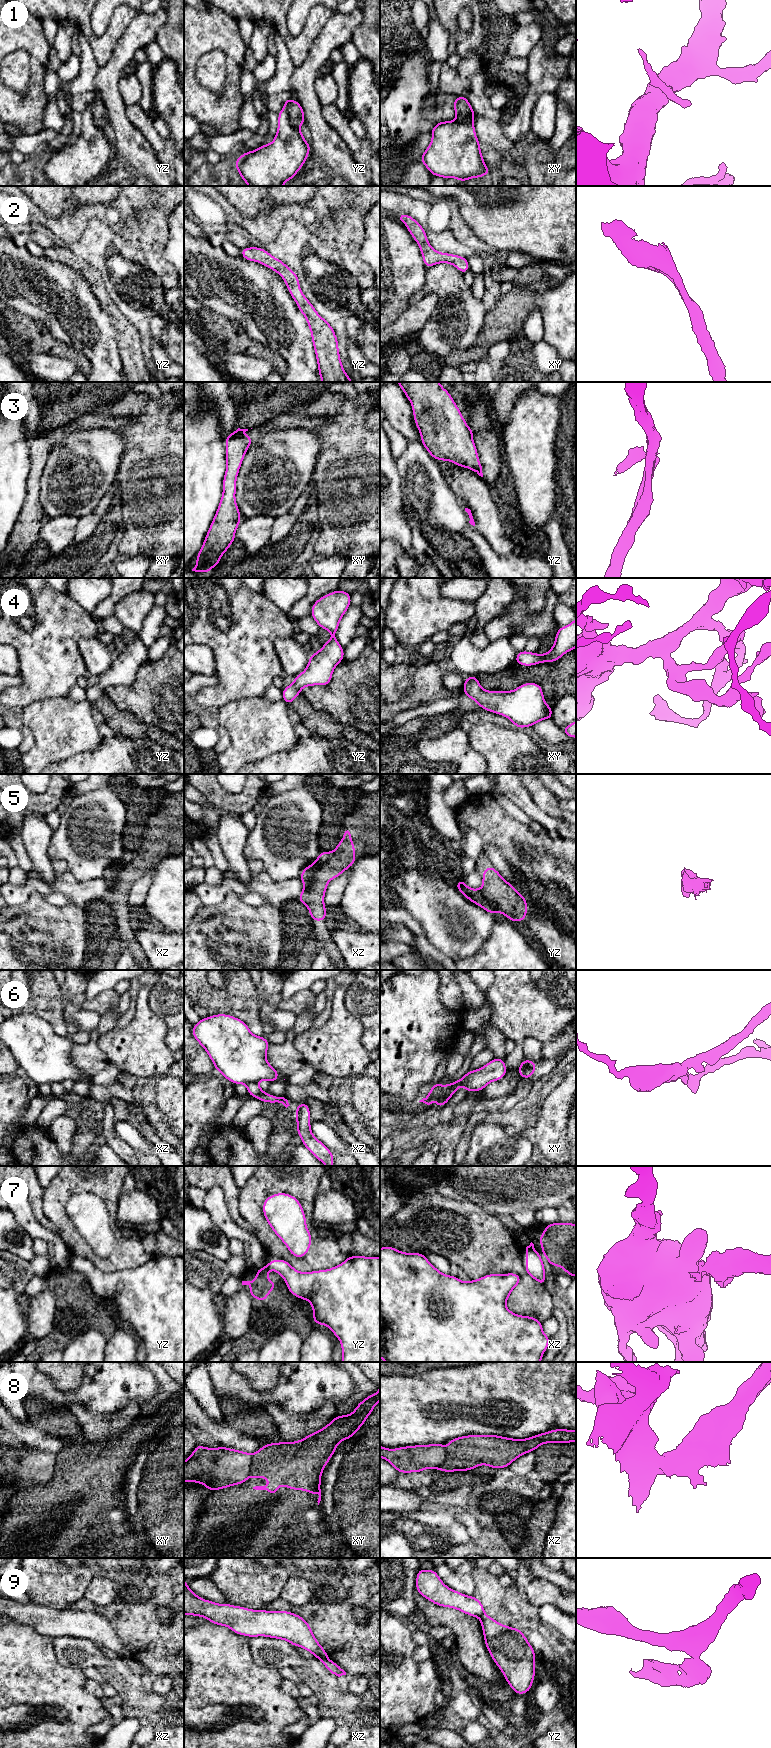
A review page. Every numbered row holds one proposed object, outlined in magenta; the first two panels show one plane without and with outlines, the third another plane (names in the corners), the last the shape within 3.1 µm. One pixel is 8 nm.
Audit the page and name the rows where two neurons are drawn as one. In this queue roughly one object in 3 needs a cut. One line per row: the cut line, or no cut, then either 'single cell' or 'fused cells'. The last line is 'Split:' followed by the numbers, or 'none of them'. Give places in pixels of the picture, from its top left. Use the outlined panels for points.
1: cut in yz along (283, 107), (288, 119), (298, 129); fused cells
2: no cut; single cell
3: cut in xy along (237, 429), (242, 432); fused cells
4: no cut; single cell
5: no cut; single cell
6: cut in xy along (452, 1094), (448, 1093), (438, 1101); fused cells
7: cut in yz along (266, 1265), (269, 1268); fused cells
8: cut in xy along (252, 1454), (249, 1475); fused cells
9: cut in xz along (327, 1658), (321, 1660); fused cells
Split: 1, 3, 6, 7, 8, 9

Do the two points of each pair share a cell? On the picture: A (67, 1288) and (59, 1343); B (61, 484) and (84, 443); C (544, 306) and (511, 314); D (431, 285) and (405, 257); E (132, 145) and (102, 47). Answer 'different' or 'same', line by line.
A: same
B: same
C: different
D: different
E: different

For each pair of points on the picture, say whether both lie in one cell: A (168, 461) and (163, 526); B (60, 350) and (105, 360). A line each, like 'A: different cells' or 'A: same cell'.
A: same cell
B: different cells

